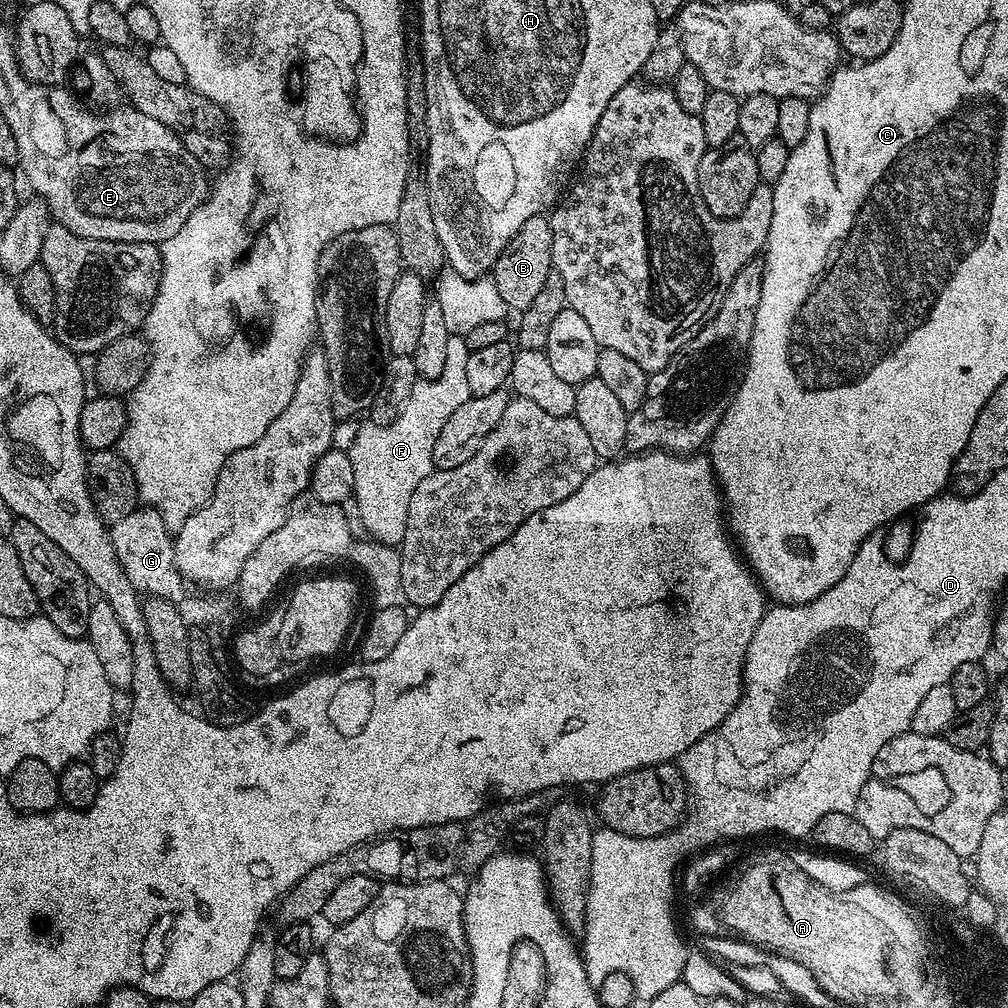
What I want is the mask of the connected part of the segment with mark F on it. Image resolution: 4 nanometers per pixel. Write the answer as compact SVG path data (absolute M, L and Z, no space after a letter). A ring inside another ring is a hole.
M449 335L446 342L446 366L433 380L417 379L406 406L390 422L390 426L374 426L370 422L356 432L352 445L346 448L354 466L352 496L357 502L365 533L373 541L398 546L406 538L406 518L410 510L410 494L434 471L434 442L446 426L446 418L473 395L466 383L466 358L469 351L464 337Z

